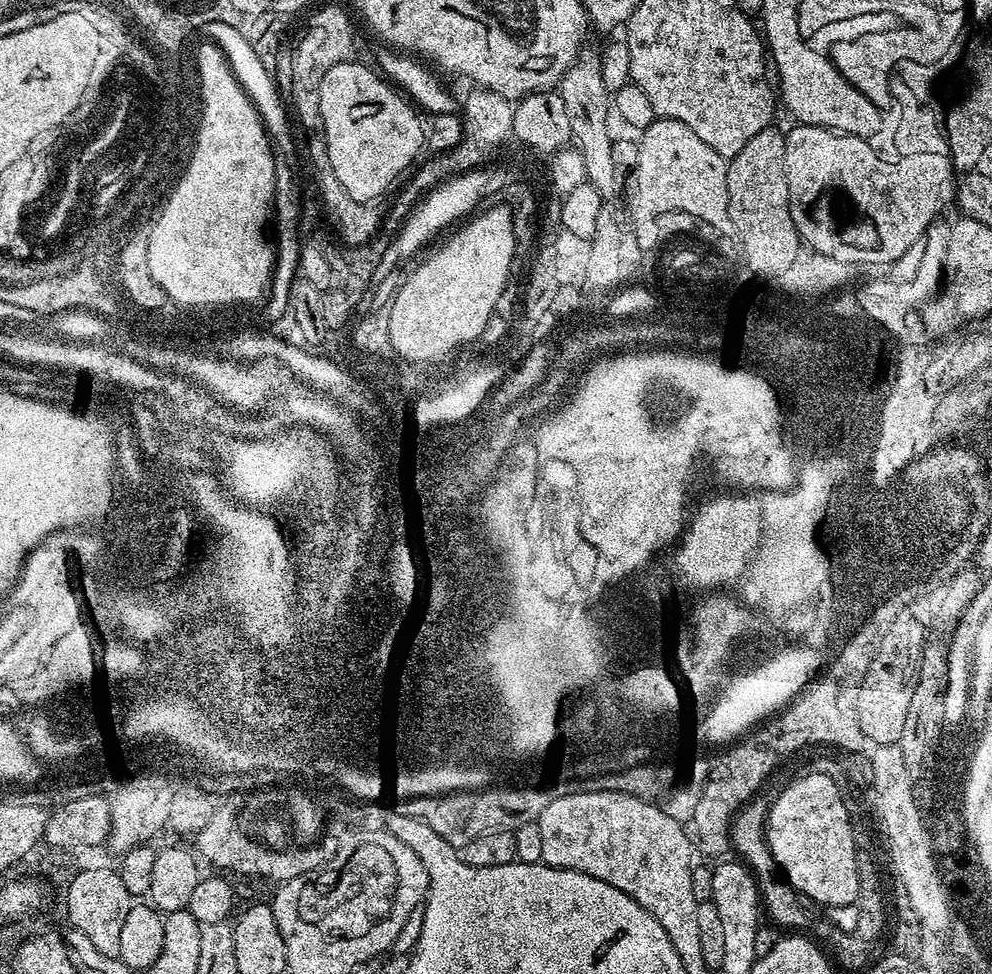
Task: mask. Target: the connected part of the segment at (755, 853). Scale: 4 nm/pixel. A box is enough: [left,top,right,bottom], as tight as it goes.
[731,798,820,930]

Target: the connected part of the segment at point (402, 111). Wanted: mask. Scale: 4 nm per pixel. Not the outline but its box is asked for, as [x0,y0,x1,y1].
[322,63,424,202]

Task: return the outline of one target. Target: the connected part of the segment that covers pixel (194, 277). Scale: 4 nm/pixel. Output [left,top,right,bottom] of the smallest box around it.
[152,56,275,306]

